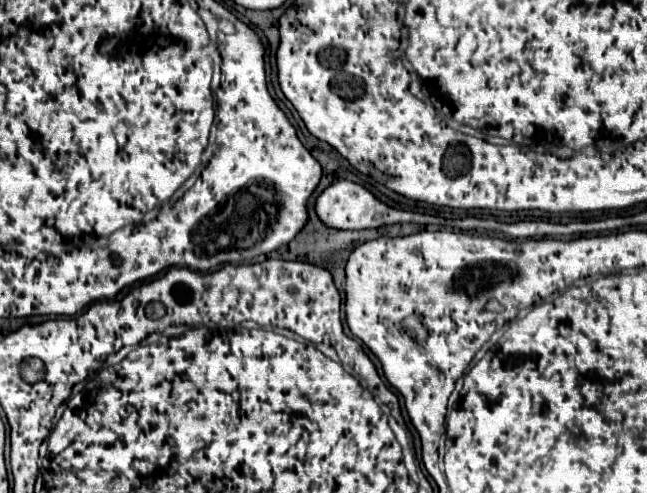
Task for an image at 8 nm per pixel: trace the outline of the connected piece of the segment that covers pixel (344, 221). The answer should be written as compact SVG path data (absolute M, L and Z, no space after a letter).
M339 180L331 184L327 190L323 190L317 200L315 200L315 212L319 220L337 230L361 230L361 228L381 228L381 226L391 226L399 222L415 222L415 224L431 224L431 216L425 214L415 214L415 212L405 212L397 208L389 208L383 202L379 202L369 190L363 186L349 182L349 180Z

